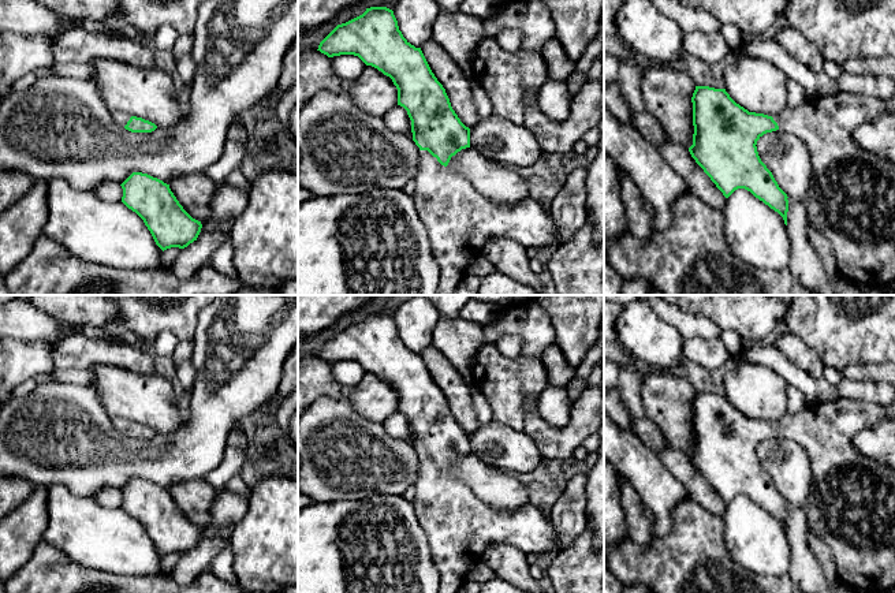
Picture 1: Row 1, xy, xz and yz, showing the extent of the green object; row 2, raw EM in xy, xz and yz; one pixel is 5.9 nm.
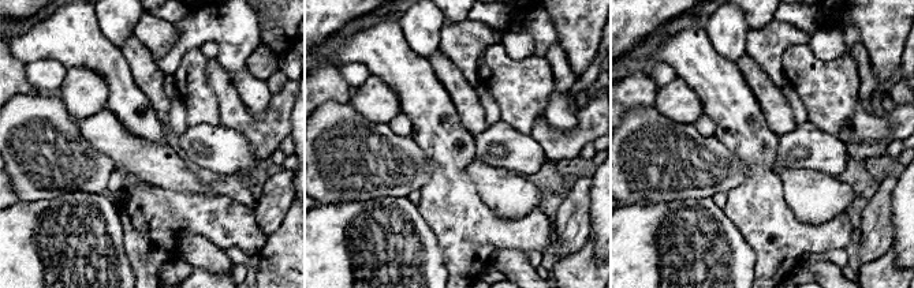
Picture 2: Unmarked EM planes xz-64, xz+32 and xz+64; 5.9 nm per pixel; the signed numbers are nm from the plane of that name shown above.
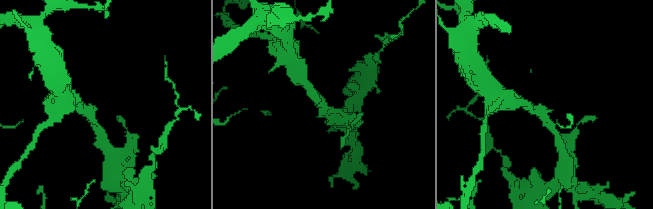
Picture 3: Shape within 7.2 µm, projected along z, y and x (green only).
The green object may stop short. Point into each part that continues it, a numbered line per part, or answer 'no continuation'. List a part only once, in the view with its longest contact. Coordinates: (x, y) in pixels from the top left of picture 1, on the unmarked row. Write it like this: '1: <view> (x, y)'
1: xz (459, 526)

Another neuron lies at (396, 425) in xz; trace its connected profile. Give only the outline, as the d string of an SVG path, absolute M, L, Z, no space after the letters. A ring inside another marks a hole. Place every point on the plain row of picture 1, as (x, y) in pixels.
M394 413L384 422L381 422L381 425L389 436L413 444L411 426L403 413Z

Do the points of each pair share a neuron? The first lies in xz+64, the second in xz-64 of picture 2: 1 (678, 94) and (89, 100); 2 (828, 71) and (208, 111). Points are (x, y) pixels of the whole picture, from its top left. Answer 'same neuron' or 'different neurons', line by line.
1: same neuron
2: same neuron

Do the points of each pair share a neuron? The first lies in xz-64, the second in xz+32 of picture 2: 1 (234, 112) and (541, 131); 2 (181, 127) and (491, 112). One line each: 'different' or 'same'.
1: same
2: same

